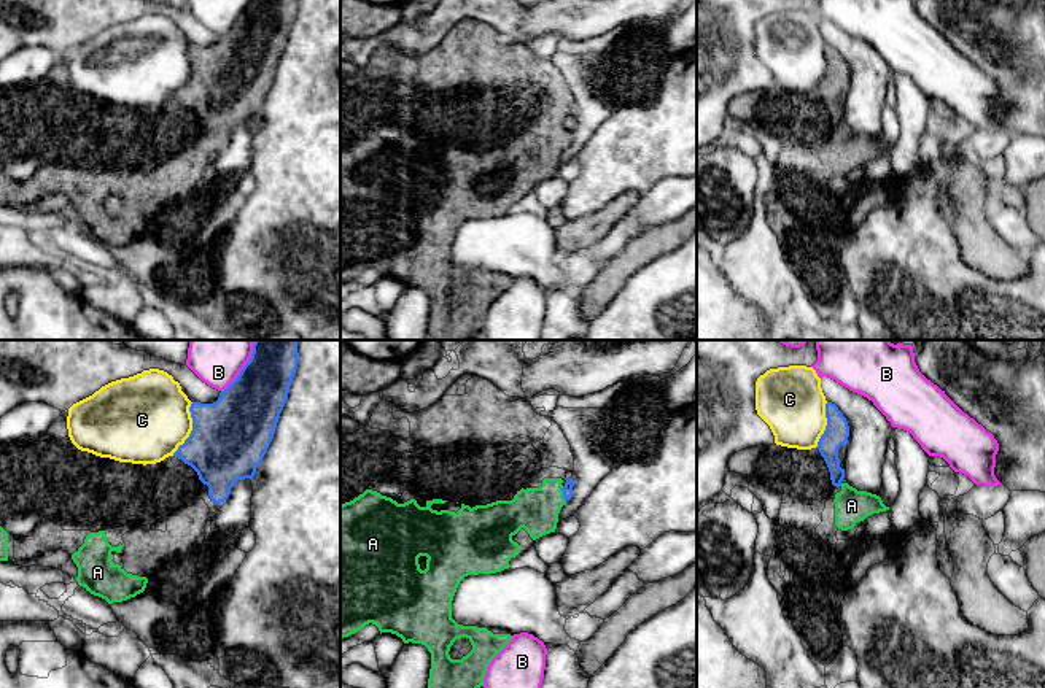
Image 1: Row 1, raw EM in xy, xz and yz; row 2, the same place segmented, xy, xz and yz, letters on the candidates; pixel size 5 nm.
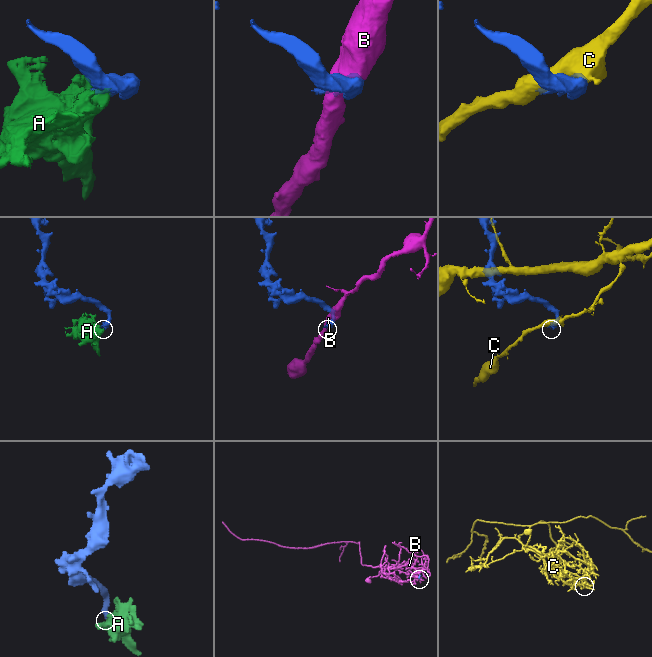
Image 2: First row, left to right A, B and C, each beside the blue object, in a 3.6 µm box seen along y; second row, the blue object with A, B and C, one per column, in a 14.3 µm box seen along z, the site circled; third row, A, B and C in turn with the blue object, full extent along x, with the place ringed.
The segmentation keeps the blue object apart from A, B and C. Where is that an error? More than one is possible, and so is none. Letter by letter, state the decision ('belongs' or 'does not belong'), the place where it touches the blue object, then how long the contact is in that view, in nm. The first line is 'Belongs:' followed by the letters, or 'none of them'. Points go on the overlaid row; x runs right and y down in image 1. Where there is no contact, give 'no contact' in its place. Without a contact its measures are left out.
Belongs: A
A: belongs; meets blue in xz at (563, 494); contact 80 nm long
B: does not belong; meets blue in xy at (244, 366); contact 320 nm long
C: does not belong; meets blue in xy at (193, 429); contact 300 nm long

